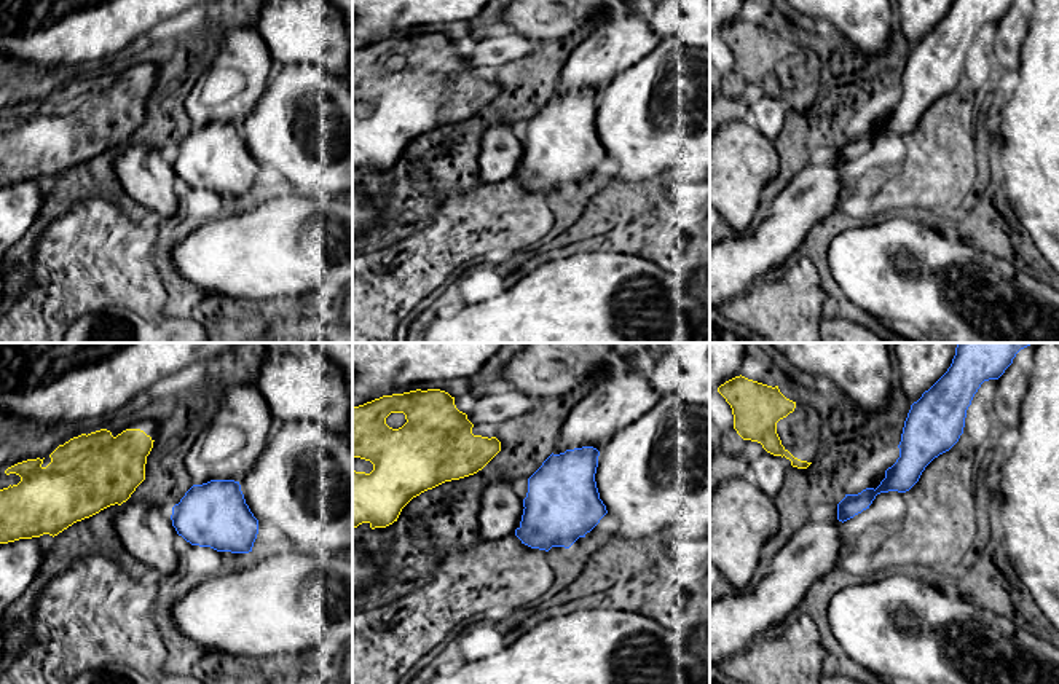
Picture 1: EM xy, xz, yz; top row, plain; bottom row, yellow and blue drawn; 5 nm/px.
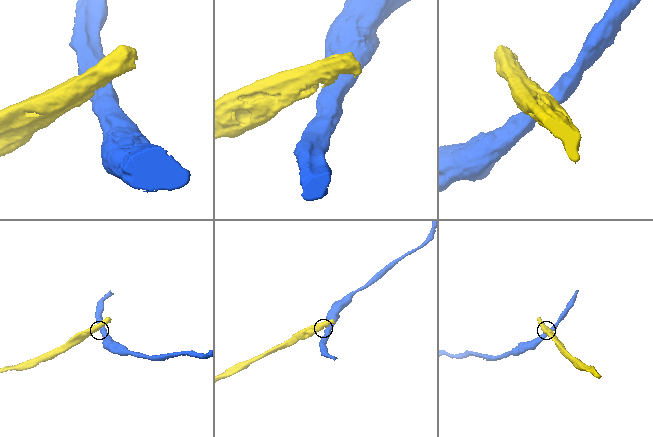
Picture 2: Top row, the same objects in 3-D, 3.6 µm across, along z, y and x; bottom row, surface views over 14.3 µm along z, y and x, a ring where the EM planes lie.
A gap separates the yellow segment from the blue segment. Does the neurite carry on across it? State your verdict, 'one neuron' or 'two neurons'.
two neurons

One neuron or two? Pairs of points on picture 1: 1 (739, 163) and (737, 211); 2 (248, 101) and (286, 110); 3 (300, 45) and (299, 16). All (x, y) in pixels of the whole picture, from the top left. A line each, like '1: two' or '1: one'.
1: one
2: two
3: one

